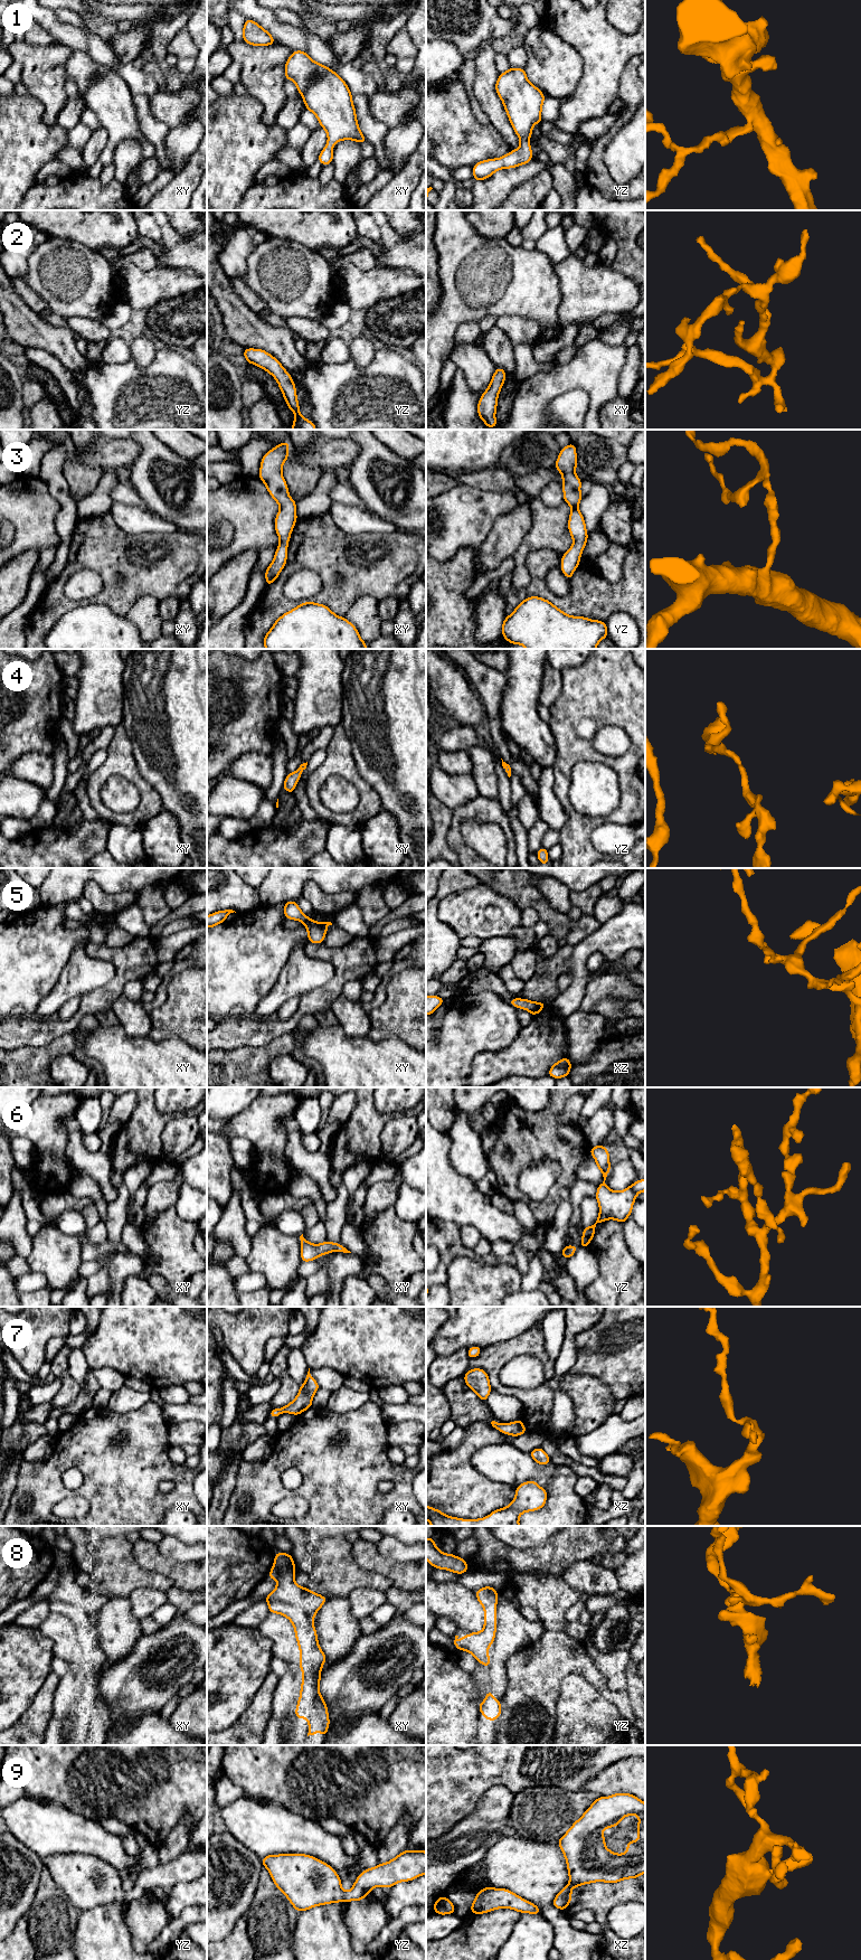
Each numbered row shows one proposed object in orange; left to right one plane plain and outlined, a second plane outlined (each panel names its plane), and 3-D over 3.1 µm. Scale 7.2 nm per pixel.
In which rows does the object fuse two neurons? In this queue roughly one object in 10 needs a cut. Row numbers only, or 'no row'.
no row

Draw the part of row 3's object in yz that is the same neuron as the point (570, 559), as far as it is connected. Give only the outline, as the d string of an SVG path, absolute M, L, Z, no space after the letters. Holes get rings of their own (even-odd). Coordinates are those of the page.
M575 443L561 447L555 468L562 475L564 501L571 507L568 530L574 543L573 547L562 555L560 568L569 581L571 581L573 573L580 563L580 556L588 538L586 524L578 508L583 498L580 493L580 486L583 481L575 473L575 469L577 467Z

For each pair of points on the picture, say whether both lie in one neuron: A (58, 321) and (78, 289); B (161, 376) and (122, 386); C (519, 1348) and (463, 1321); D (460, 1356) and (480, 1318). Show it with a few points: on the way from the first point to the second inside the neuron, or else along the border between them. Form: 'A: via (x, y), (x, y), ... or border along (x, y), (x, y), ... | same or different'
A: border along (49, 308), (65, 318) | different
B: via (151, 386), (132, 386) | same
C: border along (527, 1329), (482, 1349) | different
D: border along (466, 1348), (460, 1348), (440, 1356) | different

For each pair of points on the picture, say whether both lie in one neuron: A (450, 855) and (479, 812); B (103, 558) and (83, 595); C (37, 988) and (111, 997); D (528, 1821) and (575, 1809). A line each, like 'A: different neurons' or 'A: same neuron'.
A: different neurons
B: different neurons
C: different neurons
D: same neuron

